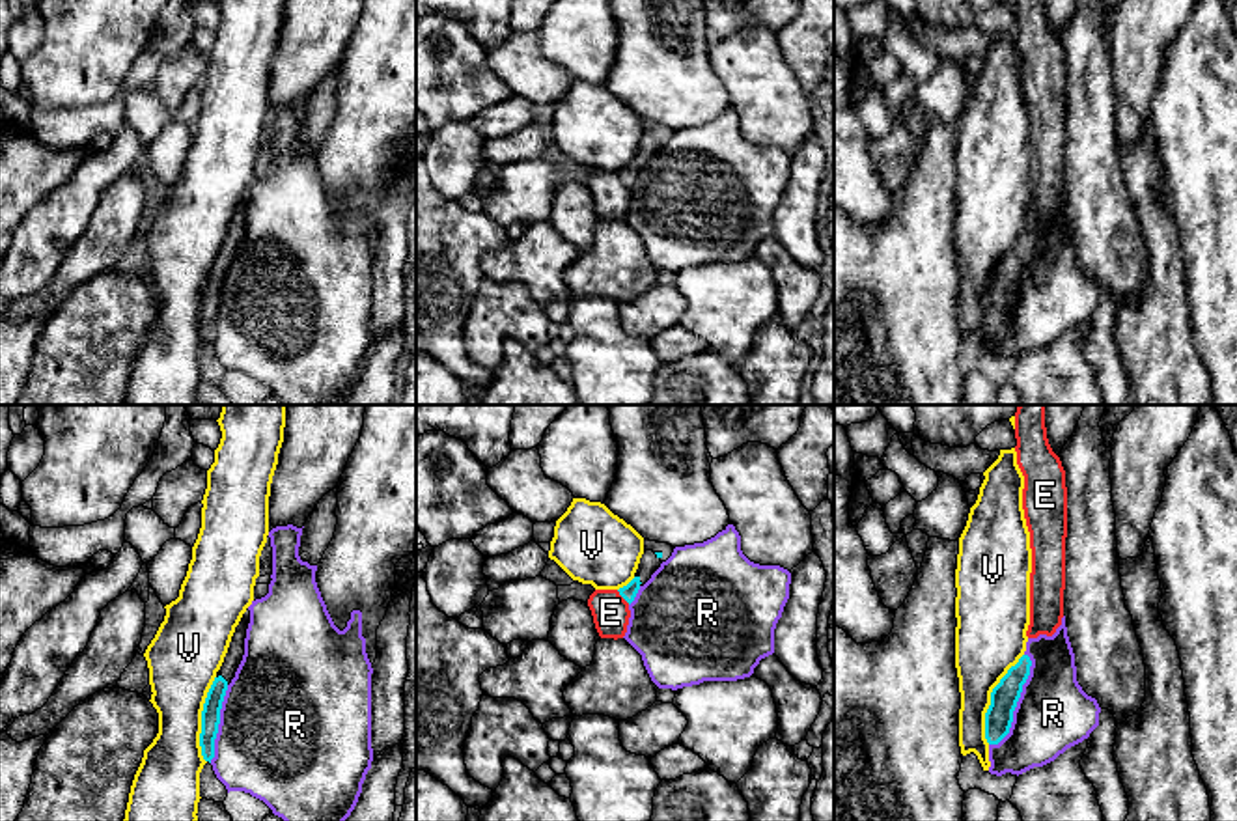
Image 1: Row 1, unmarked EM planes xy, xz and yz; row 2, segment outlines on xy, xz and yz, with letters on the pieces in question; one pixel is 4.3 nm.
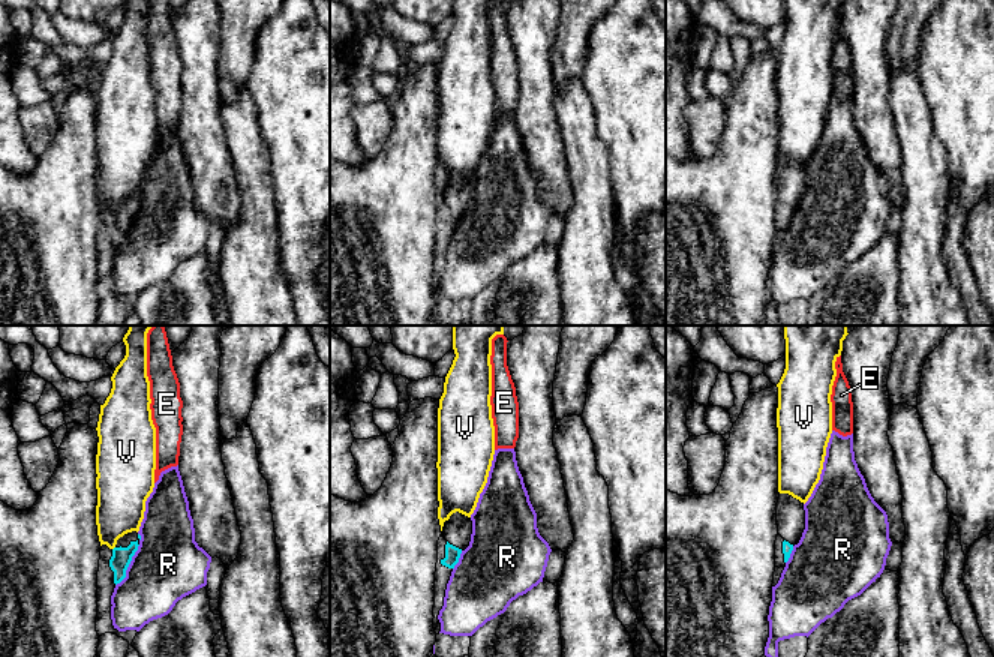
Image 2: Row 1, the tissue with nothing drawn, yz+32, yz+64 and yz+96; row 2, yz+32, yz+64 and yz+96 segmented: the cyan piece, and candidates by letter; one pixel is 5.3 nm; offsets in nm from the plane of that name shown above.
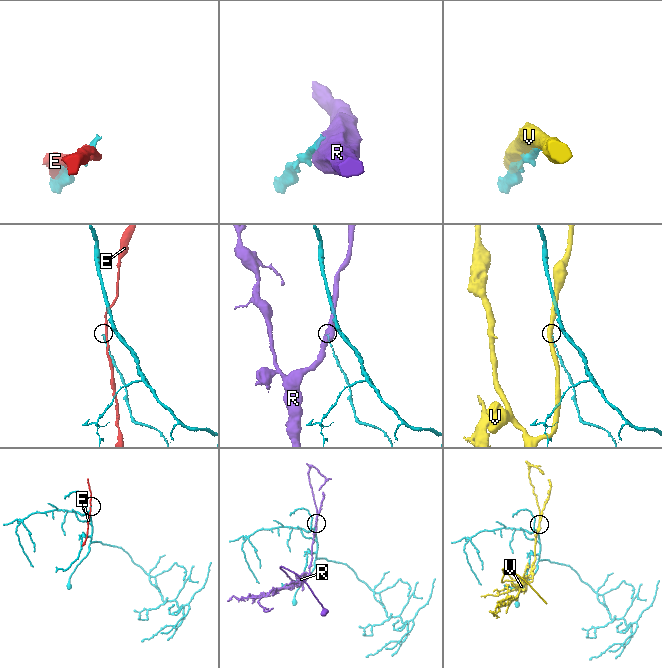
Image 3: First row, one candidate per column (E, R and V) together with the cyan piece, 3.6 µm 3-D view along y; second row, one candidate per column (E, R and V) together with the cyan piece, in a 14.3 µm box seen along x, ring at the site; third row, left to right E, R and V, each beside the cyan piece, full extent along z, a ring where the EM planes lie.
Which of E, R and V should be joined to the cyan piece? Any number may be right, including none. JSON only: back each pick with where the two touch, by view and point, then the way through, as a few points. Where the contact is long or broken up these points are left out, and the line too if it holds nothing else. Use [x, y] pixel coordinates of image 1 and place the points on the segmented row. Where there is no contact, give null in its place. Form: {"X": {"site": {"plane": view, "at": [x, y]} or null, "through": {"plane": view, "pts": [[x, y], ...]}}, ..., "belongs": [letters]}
{"belongs": []}

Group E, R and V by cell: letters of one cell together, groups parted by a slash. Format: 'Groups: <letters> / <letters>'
Groups: E / R / V

